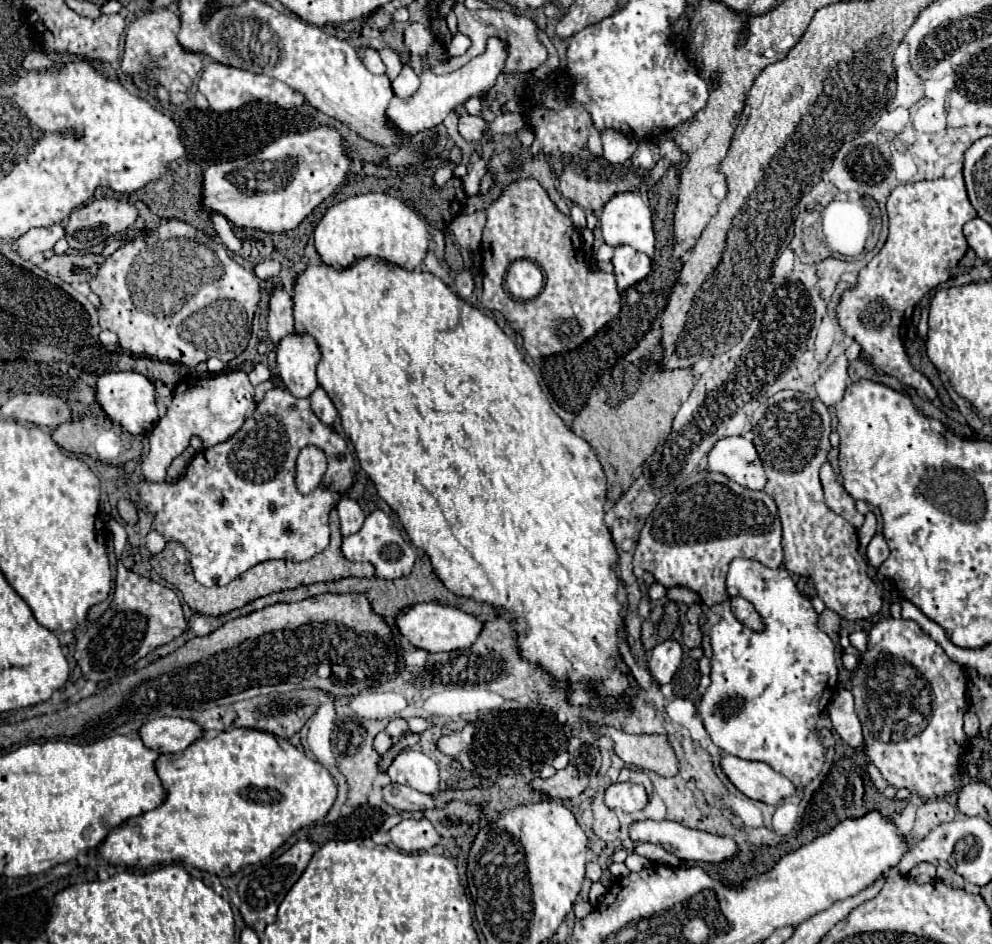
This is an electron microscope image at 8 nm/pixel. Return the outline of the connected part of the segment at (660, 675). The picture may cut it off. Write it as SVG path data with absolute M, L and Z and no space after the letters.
M664 641L652 649L652 657L648 661L648 669L652 677L660 683L666 685L672 681L676 669L680 667L682 661L682 647L676 641Z

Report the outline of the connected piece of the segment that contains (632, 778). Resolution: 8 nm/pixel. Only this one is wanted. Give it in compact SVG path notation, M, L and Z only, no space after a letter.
M622 769L620 771L620 777L618 781L628 781L628 783L644 783L644 787L648 787L648 795L652 799L652 781L648 779L648 775L644 771L638 771L638 769Z

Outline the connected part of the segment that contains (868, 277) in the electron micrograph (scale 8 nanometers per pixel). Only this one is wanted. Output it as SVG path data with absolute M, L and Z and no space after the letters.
M962 173L952 179L918 181L898 185L886 203L888 211L888 241L878 255L860 271L858 285L844 293L838 305L838 321L848 337L854 337L866 357L888 375L914 387L928 399L938 393L932 383L914 371L904 351L904 337L916 303L934 287L950 279L952 267L968 251L962 227L972 221L976 209L972 207Z

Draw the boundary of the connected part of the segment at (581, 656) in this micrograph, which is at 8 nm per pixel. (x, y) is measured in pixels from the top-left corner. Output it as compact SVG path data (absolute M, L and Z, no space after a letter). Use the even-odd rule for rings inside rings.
M362 257L350 267L336 269L330 265L306 267L294 283L294 331L296 335L310 335L322 357L318 361L316 373L320 387L328 393L338 415L342 419L344 433L354 445L356 457L360 455L360 467L368 473L376 485L378 495L390 505L398 515L410 541L422 549L438 575L438 579L456 595L472 597L476 601L492 603L504 611L514 613L514 623L518 629L520 655L524 659L538 663L556 679L570 679L570 703L596 707L594 695L622 695L632 693L628 679L616 669L618 655L618 623L622 621L622 605L616 601L616 589L620 579L612 571L616 565L618 551L612 543L608 529L604 527L604 505L606 505L606 477L600 467L598 457L592 447L578 435L574 435L564 421L552 411L546 395L542 393L536 375L516 349L514 341L496 325L496 321L484 315L480 309L472 307L468 301L460 299L442 279L428 271L408 271L392 265L380 257ZM588 685L596 685L596 691L588 691Z

